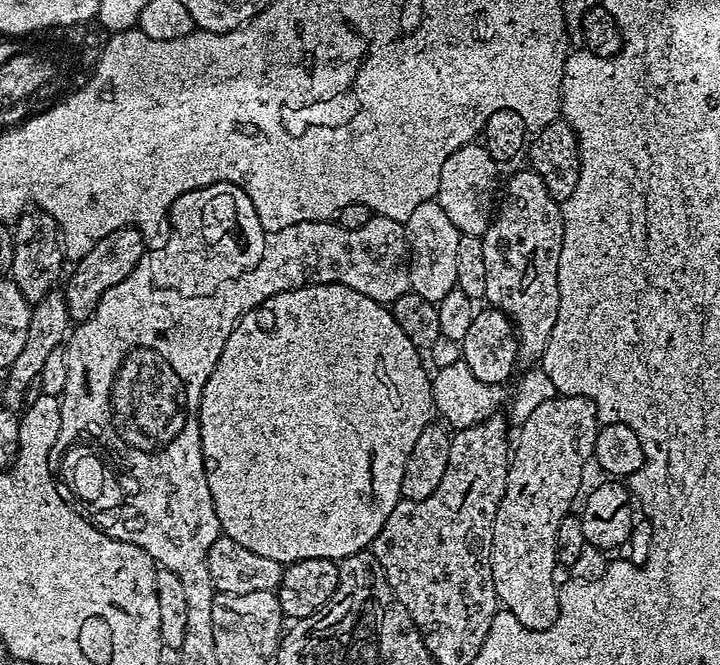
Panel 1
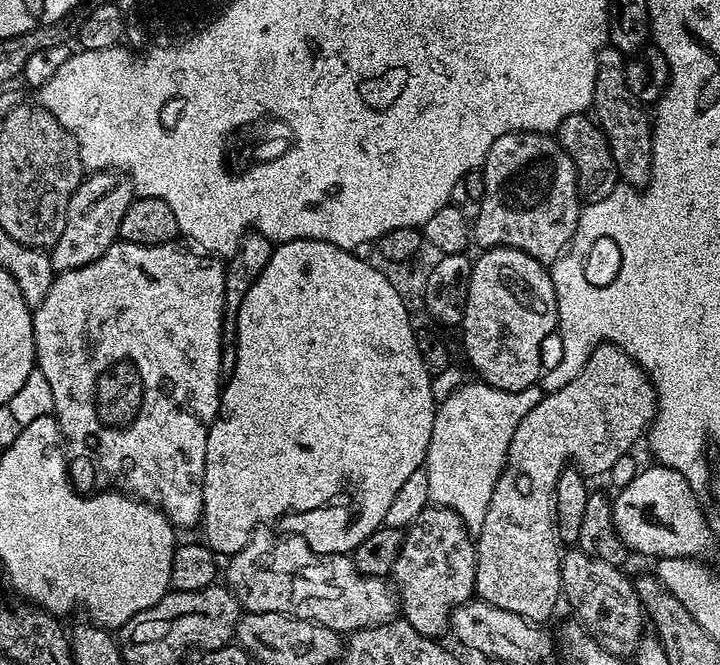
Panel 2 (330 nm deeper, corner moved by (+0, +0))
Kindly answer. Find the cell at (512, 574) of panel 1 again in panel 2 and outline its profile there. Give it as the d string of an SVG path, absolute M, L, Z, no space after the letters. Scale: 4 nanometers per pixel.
M616 344L598 345L593 350L592 355L588 357L586 366L582 366L580 373L574 378L570 378L570 382L566 382L566 386L562 386L562 390L554 390L541 398L538 406L534 406L534 410L530 410L530 414L526 414L526 418L522 418L522 422L518 422L518 426L514 430L514 438L510 438L508 463L505 464L504 472L494 486L494 494L490 494L490 506L486 510L486 518L482 522L480 531L474 540L476 546L476 596L479 599L484 600L488 604L498 606L502 610L510 610L510 614L518 614L524 620L548 622L544 620L551 618L552 611L556 608L556 603L559 600L561 603L562 600L562 589L560 587L562 544L556 535L555 514L558 478L562 475L565 468L569 467L570 462L578 466L579 471L587 474L589 477L596 476L599 472L608 474L618 458L631 453L635 449L636 439L639 436L641 439L645 435L646 429L654 417L656 417L656 387L652 385L651 378L638 366L638 362L629 358Z

